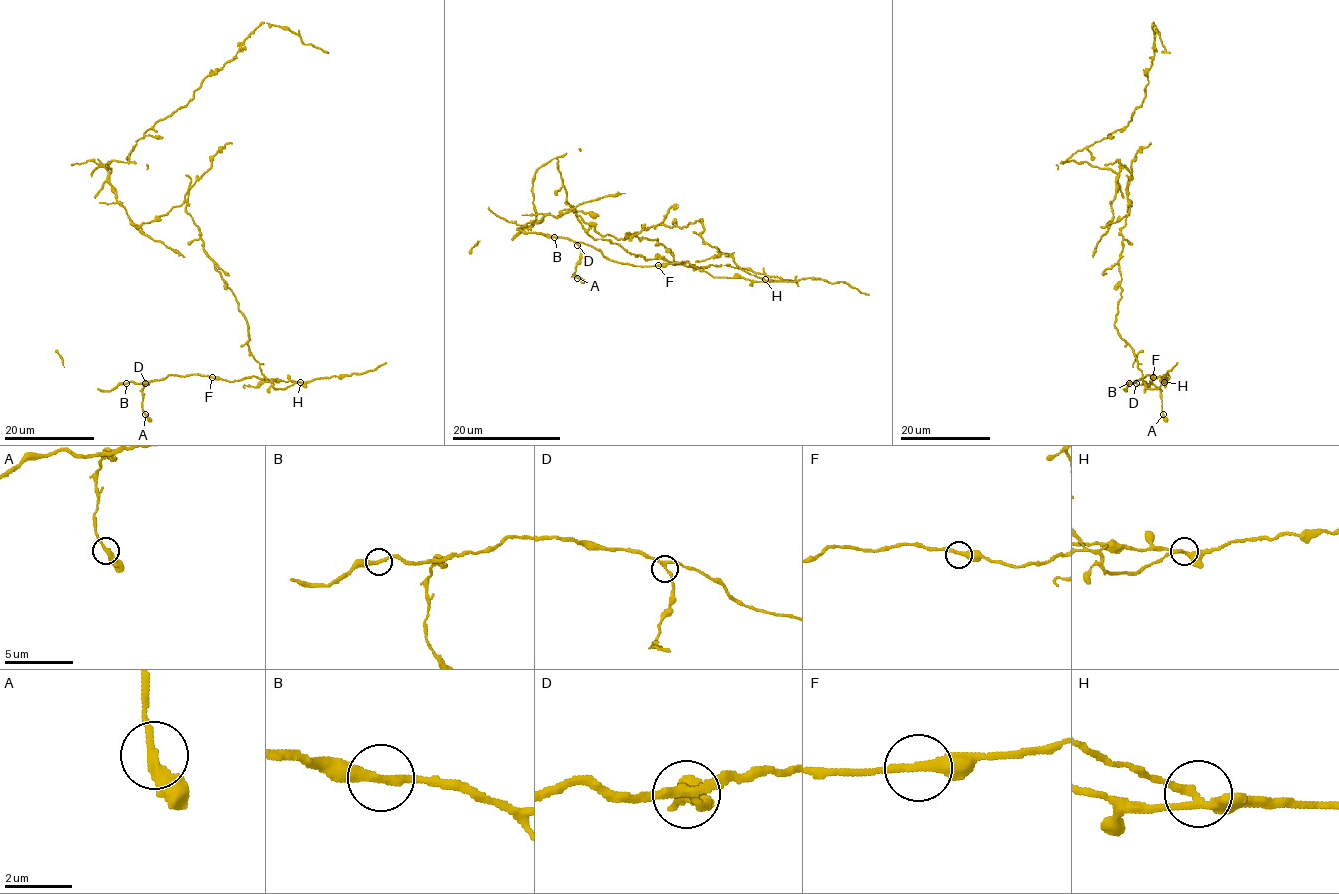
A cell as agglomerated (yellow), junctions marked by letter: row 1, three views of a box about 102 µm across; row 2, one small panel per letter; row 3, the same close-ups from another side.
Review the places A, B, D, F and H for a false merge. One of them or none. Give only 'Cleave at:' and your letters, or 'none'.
Cleave at: H

